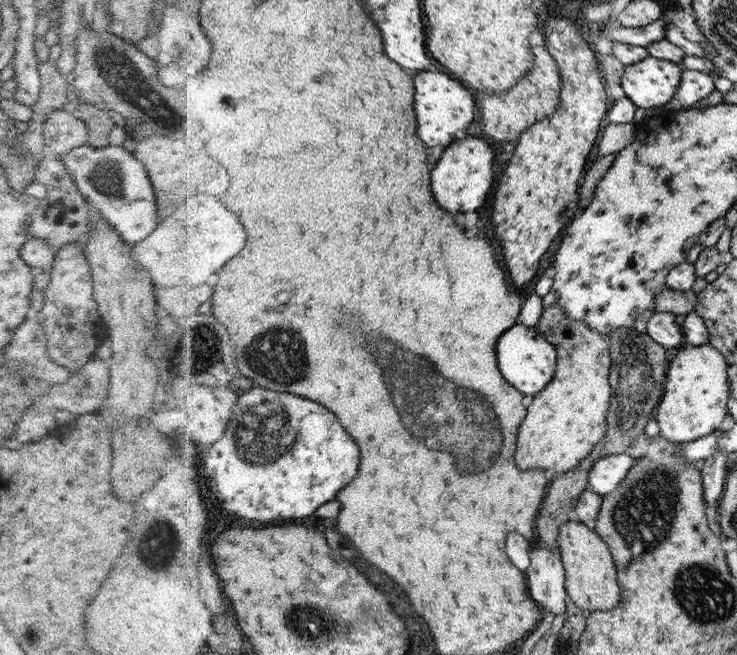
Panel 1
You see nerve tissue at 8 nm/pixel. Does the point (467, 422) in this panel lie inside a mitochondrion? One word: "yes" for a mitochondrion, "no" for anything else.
yes

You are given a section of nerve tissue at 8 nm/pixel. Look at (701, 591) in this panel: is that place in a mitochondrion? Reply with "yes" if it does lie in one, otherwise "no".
yes

